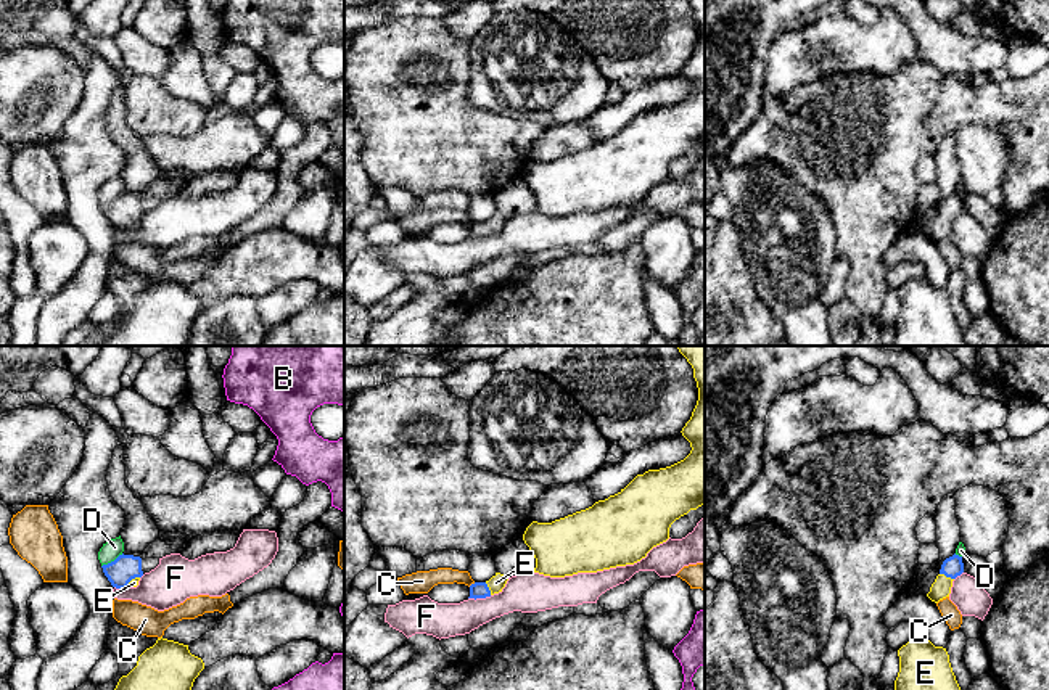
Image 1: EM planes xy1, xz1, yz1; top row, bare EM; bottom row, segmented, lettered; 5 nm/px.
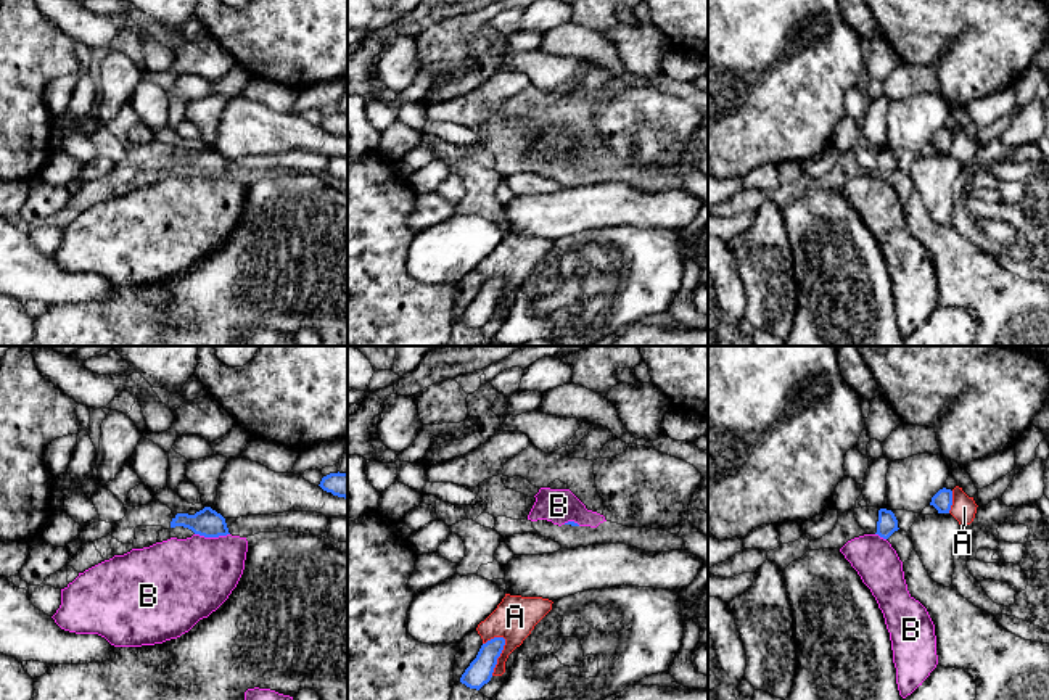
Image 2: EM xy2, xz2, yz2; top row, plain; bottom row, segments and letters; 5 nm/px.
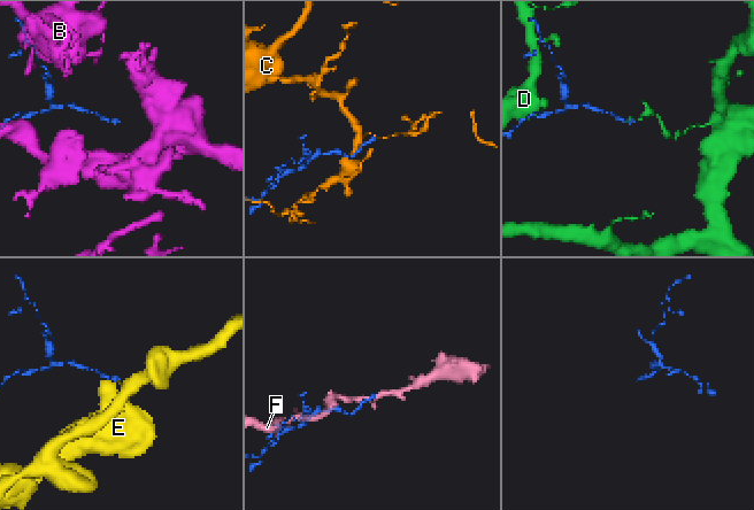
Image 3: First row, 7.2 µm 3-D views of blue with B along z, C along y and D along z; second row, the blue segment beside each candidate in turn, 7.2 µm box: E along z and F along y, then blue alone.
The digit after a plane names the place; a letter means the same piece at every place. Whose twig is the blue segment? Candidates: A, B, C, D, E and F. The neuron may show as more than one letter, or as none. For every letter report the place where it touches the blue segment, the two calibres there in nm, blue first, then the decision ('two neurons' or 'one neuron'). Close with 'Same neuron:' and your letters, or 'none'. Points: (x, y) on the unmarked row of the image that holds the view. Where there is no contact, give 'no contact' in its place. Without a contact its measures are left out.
A: meets blue in xz2 at (499, 295); 130 nm thick on the blue side, 220 nm on the other; two neurons
B: meets blue in xy2 at (213, 176); 140 nm thick on the blue side, 400 nm on the other; two neurons
C: meets blue in xz1 at (472, 224); 80 nm thick on the blue side, 110 nm on the other; two neurons
D: meets blue in xy1 at (111, 201); 140 nm thick on the blue side, 90 nm on the other; two neurons
E: meets blue in yz1 at (946, 216); 110 nm thick on the blue side, 100 nm on the other; one neuron
F: meets blue in xz1 at (480, 237); 80 nm thick on the blue side, 200 nm on the other; two neurons
Same neuron: E

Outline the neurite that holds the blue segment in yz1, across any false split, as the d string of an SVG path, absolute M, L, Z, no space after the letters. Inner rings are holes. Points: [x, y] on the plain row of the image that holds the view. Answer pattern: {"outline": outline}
{"outline": "M954 193L952 196L946 198L927 236L935 243L949 236L952 220L962 212L964 212L962 196Z"}

